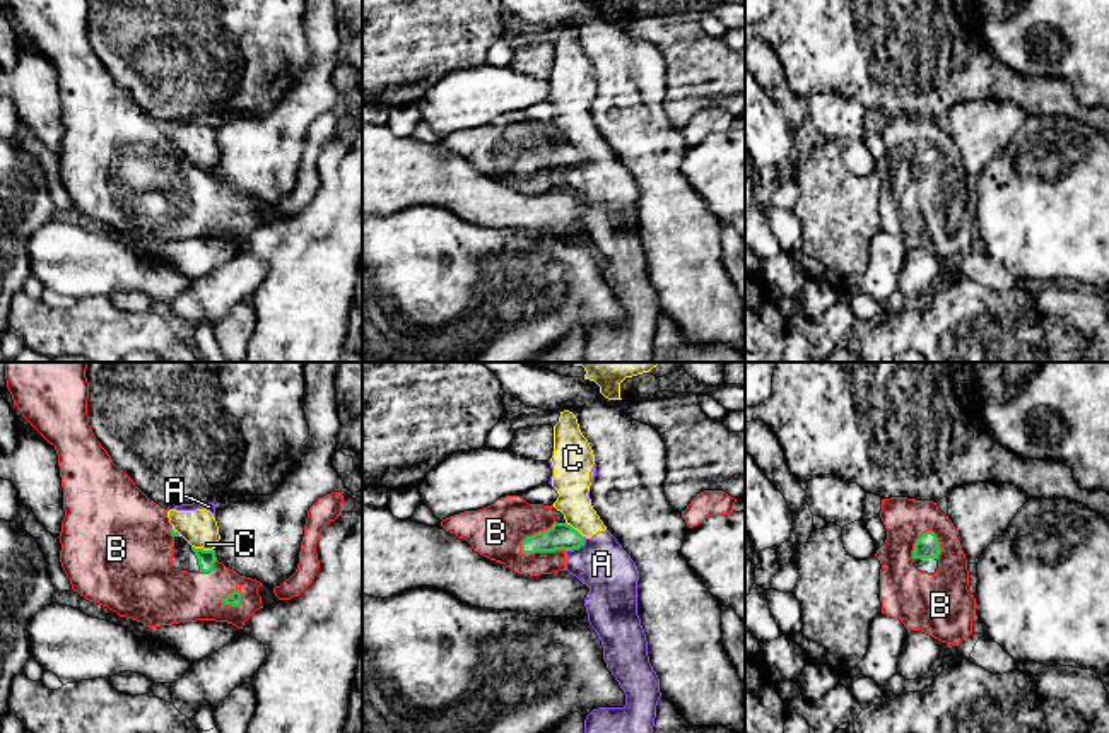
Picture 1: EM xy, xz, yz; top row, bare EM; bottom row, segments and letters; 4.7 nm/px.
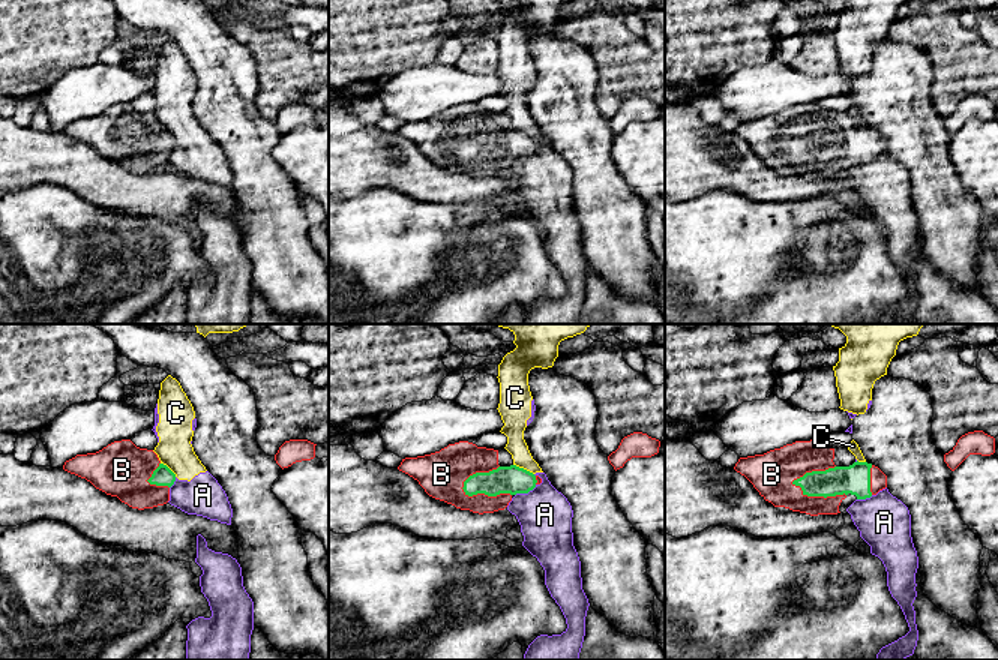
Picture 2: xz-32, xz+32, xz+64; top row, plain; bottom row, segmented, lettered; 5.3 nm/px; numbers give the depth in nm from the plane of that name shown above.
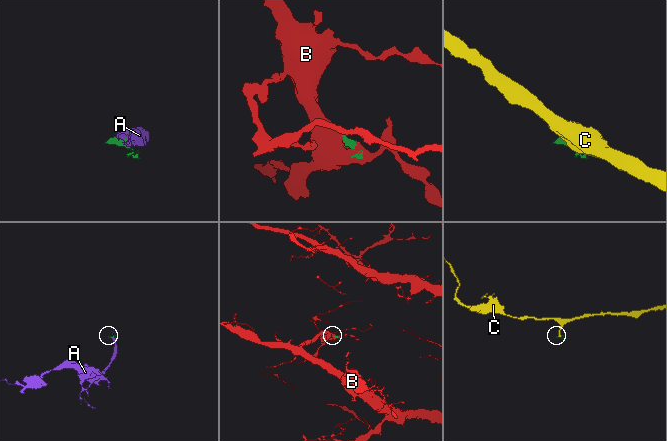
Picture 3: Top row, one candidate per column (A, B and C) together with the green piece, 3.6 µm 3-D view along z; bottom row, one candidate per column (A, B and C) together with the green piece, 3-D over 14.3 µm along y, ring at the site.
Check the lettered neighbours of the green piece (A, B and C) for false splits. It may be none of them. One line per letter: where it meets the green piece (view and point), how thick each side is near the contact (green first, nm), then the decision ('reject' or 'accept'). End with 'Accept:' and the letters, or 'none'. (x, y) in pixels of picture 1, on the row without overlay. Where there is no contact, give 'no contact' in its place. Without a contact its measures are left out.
A: xz (576, 164) | 130/240 nm | reject
B: xz (540, 168) | 130/260 nm | accept
C: xy (202, 166) | 80/170 nm | reject
Accept: B

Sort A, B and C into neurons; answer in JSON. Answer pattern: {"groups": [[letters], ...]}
{"groups": [["A", "C"], ["B"]]}

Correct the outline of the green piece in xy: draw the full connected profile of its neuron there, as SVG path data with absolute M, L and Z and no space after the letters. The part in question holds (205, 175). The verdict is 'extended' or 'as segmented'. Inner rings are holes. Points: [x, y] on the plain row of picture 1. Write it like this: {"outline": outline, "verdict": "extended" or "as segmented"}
{"outline": "M7 0L14 22L22 34L50 60L58 72L65 135L60 149L60 179L72 207L89 219L108 224L120 234L161 244L179 239L215 237L243 246L260 226L260 198L239 193L217 178L215 167L191 164L169 140L167 126L150 118L120 87L96 56L87 32L89 0Z", "verdict": "extended"}

